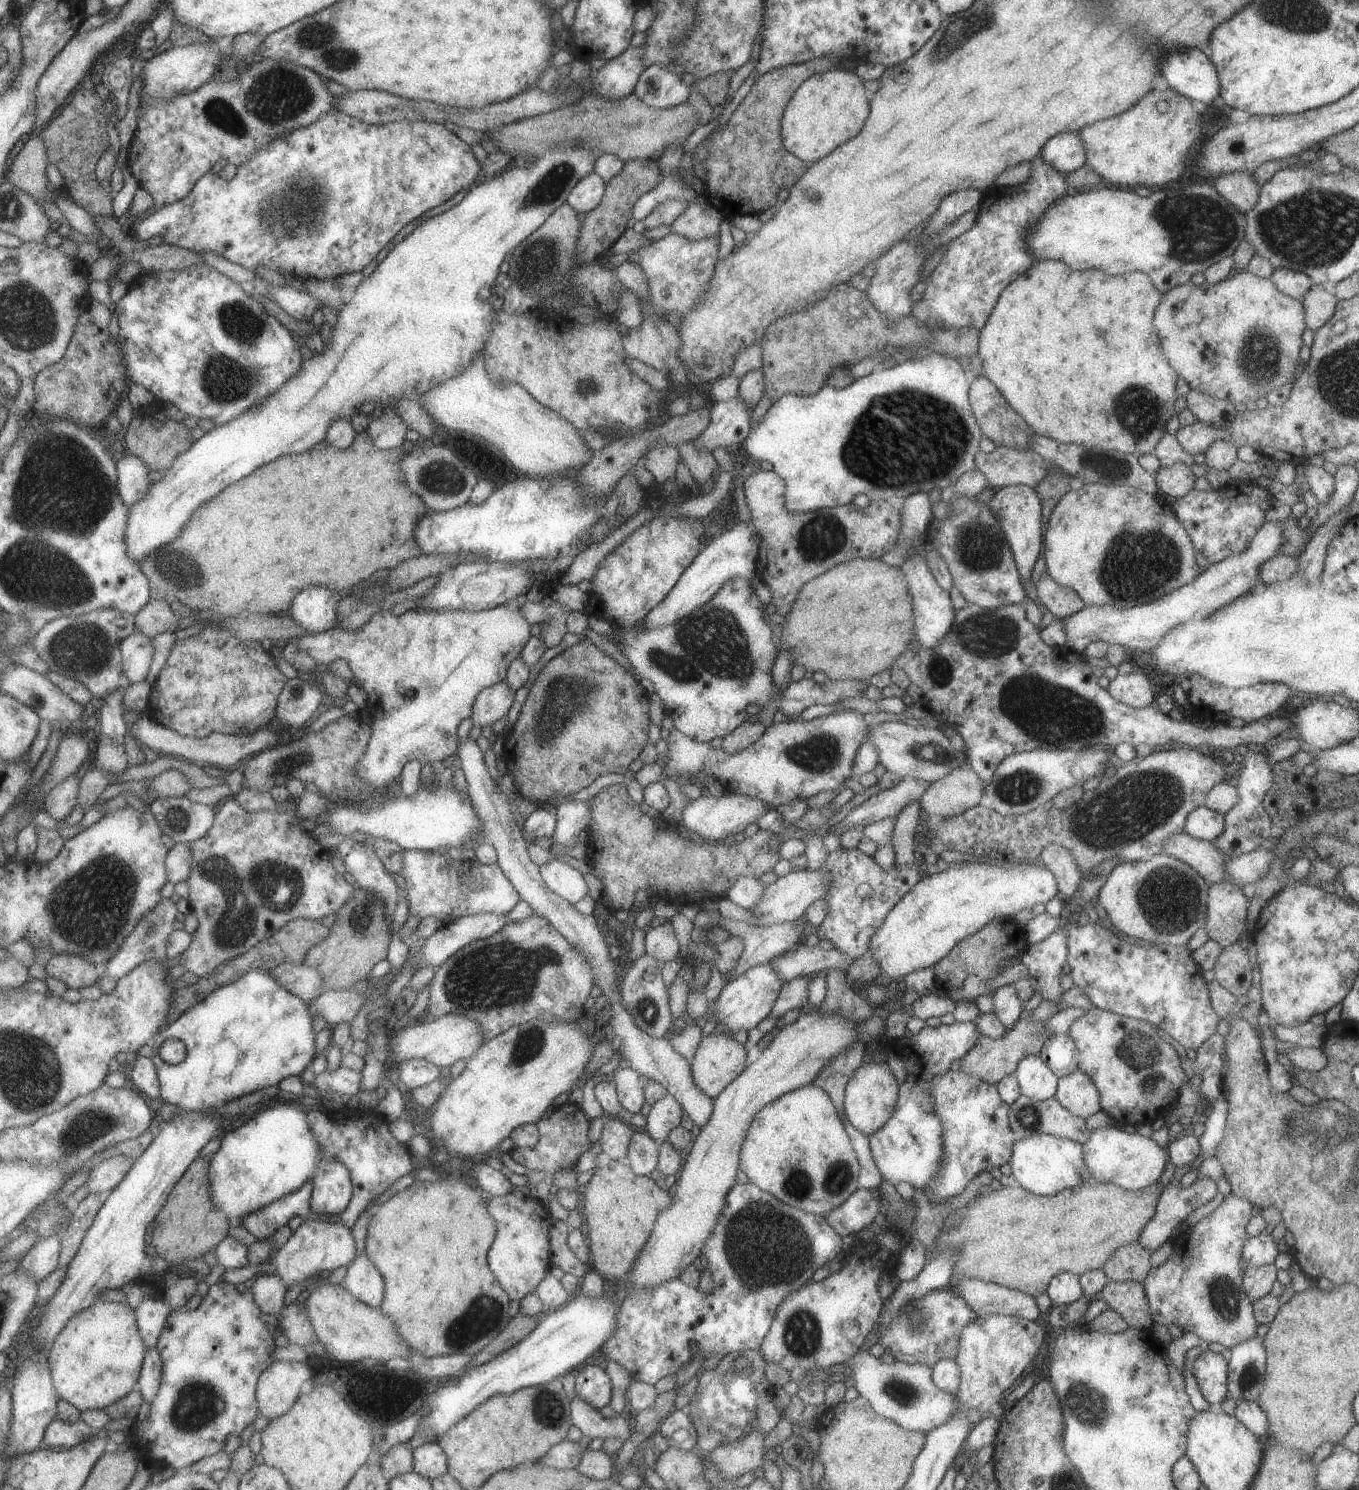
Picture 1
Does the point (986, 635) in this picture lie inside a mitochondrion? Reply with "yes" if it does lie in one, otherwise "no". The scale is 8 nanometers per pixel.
yes

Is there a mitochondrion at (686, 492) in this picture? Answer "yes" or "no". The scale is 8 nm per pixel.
no

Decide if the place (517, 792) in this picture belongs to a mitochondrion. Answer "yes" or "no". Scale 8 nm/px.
no

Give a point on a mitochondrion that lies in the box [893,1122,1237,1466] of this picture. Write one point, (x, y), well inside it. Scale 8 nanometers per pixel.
(1086, 1403)

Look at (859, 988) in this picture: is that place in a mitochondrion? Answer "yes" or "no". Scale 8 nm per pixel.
no

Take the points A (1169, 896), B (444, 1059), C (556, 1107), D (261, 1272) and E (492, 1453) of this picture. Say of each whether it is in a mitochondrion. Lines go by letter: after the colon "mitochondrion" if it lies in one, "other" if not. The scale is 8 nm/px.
A: mitochondrion
B: other
C: other
D: other
E: other

